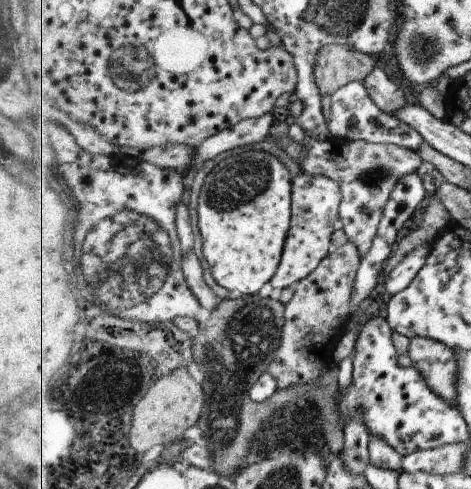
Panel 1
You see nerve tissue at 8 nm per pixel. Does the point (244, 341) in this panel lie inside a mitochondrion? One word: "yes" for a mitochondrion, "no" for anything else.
yes

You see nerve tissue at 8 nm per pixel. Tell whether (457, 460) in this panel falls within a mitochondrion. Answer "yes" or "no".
yes

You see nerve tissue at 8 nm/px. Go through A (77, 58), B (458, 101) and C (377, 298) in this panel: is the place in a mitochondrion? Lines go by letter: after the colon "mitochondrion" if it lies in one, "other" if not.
A: other
B: other
C: other

